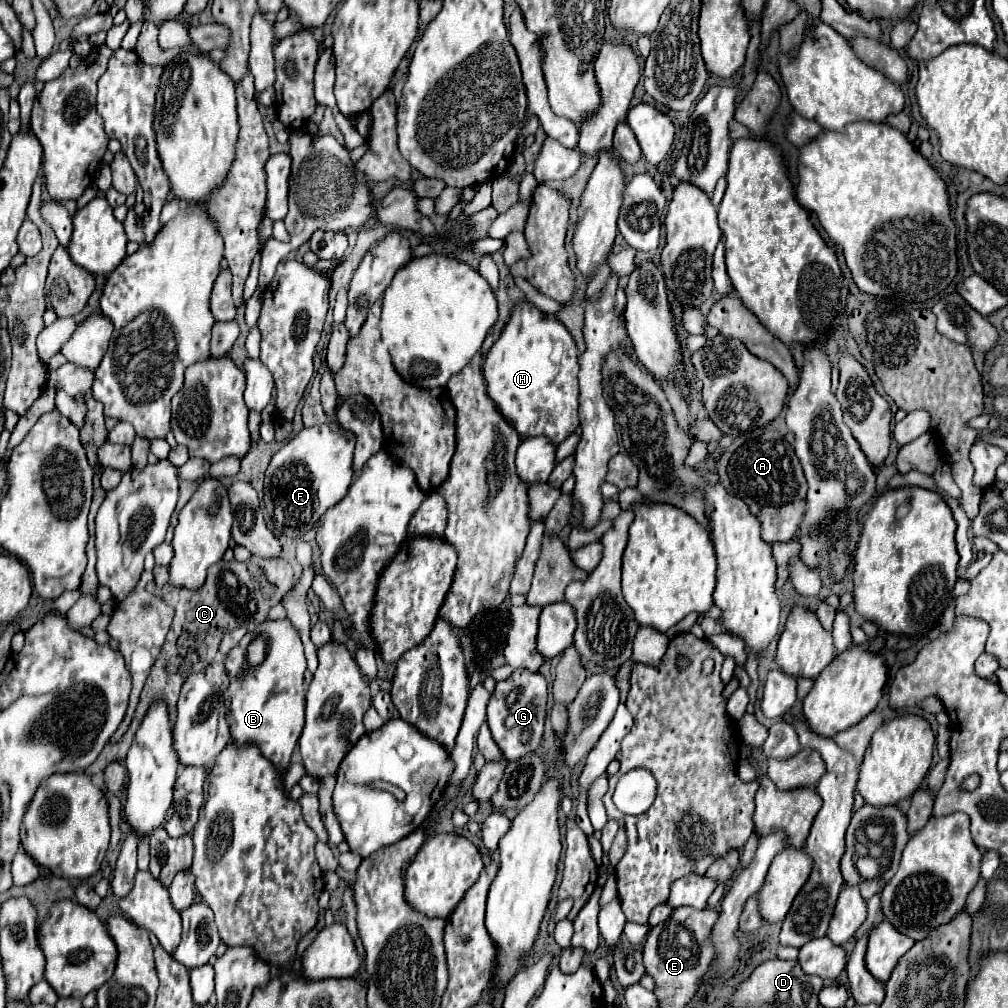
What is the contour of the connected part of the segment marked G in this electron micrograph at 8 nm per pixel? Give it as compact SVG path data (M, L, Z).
M516 669L508 679L496 683L496 689L488 701L486 721L506 761L516 761L540 747L546 719L546 697L548 685L544 675L530 673L528 669Z

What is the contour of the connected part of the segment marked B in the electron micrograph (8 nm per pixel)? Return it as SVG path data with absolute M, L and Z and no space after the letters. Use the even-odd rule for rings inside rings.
M288 619L264 621L262 625L254 627L226 657L226 673L230 685L224 697L228 707L232 739L236 745L256 743L262 755L270 763L274 763L276 769L288 767L292 751L304 727L304 703L306 703L304 671L306 671L306 659L302 641L296 627ZM256 637L264 639L266 657L258 667L252 667L246 661L246 649Z

